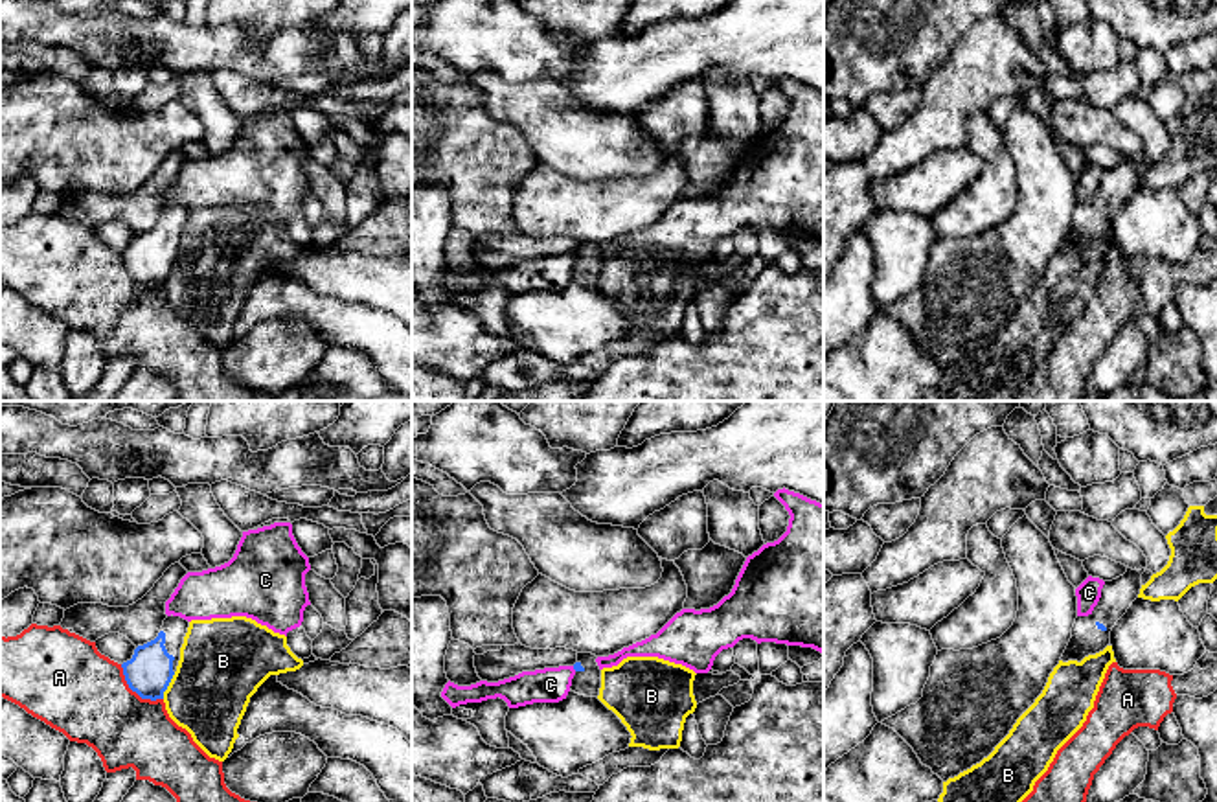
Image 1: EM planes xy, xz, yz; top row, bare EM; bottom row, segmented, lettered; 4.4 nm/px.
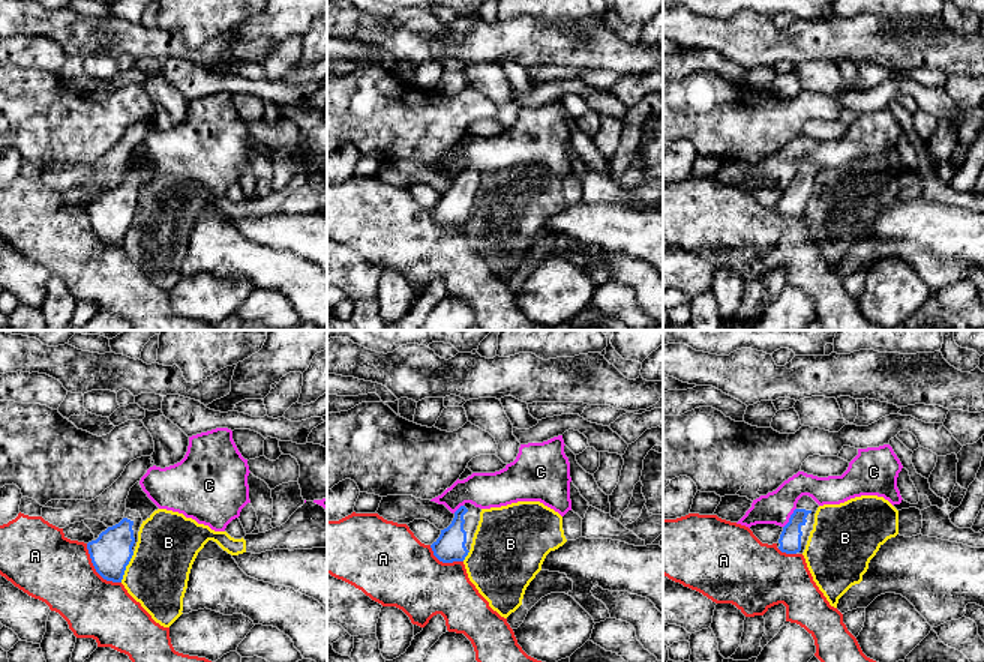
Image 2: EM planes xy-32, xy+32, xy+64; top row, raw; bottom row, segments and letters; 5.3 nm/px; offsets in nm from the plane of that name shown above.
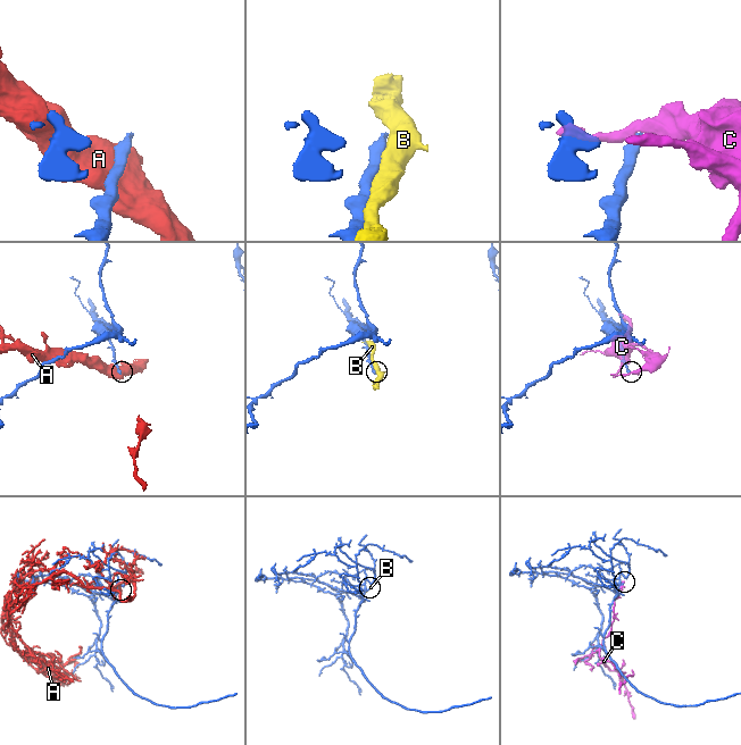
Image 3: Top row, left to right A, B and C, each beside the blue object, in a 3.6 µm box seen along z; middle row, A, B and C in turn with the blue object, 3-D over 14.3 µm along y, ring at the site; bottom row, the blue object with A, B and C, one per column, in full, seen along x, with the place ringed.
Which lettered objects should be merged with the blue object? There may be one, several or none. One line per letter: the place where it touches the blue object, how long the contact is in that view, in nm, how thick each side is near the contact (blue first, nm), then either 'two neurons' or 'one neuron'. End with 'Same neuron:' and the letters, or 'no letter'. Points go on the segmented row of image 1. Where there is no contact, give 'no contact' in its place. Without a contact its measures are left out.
A: xy (135, 690) | 240 nm | 200/380 nm | two neurons
B: xy (168, 685) | 130 nm | 200/380 nm | two neurons
C: xz (574, 668) | 30 nm | 40/160 nm | two neurons
Same neuron: no letter

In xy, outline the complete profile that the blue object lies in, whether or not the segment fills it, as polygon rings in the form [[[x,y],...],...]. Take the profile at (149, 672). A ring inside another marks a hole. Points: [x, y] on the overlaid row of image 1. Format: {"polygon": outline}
{"polygon": [[[167,616],[158,636],[138,646],[132,659],[121,664],[129,688],[142,699],[164,699],[176,671],[188,627],[188,620]]]}

